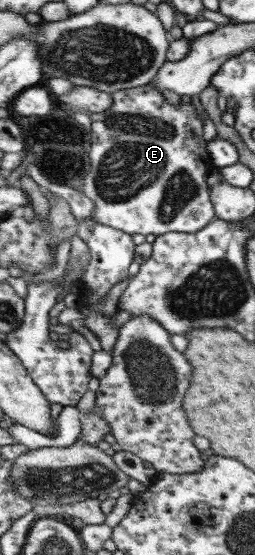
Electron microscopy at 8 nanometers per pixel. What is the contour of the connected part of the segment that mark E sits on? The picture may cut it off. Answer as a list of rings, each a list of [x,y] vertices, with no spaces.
[[[148,84],[112,92],[110,97],[111,106],[108,109],[98,113],[87,114],[91,119],[88,150],[89,170],[83,177],[83,185],[80,187],[80,190],[94,204],[90,219],[96,223],[127,233],[129,236],[132,234],[148,235],[148,233],[157,236],[168,232],[194,233],[202,229],[212,219],[214,211],[210,202],[209,187],[206,185],[207,173],[211,168],[211,163],[206,152],[206,143],[202,138],[203,123],[201,122],[197,108],[191,102],[180,102],[178,105],[170,105],[164,100],[159,91],[156,91]]]

